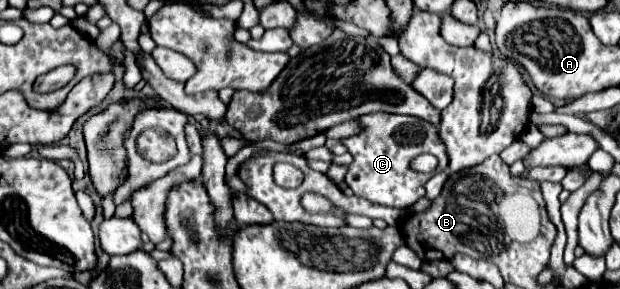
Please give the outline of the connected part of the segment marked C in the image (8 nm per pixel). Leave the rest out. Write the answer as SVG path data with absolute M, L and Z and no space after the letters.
M372 112L372 114L358 116L354 120L360 124L360 132L356 136L342 138L340 142L354 156L354 162L350 164L350 168L346 172L346 184L360 198L366 198L366 200L382 204L382 206L404 210L424 196L424 184L428 178L432 178L432 172L414 174L410 170L410 160L418 154L430 152L438 158L438 170L444 170L448 166L446 164L448 158L444 154L444 144L440 142L440 138L436 134L436 126L422 118Z

